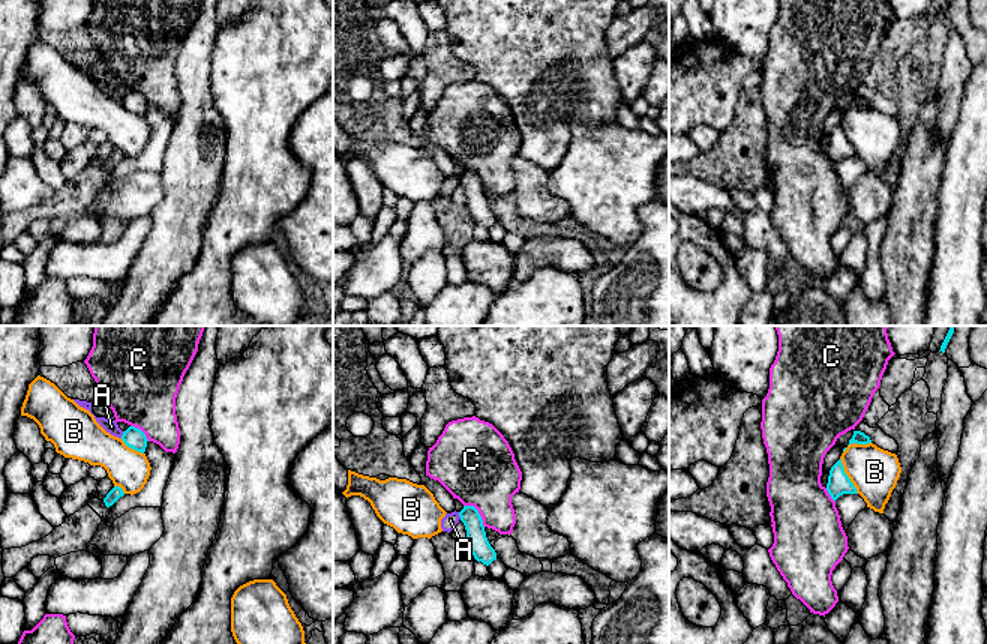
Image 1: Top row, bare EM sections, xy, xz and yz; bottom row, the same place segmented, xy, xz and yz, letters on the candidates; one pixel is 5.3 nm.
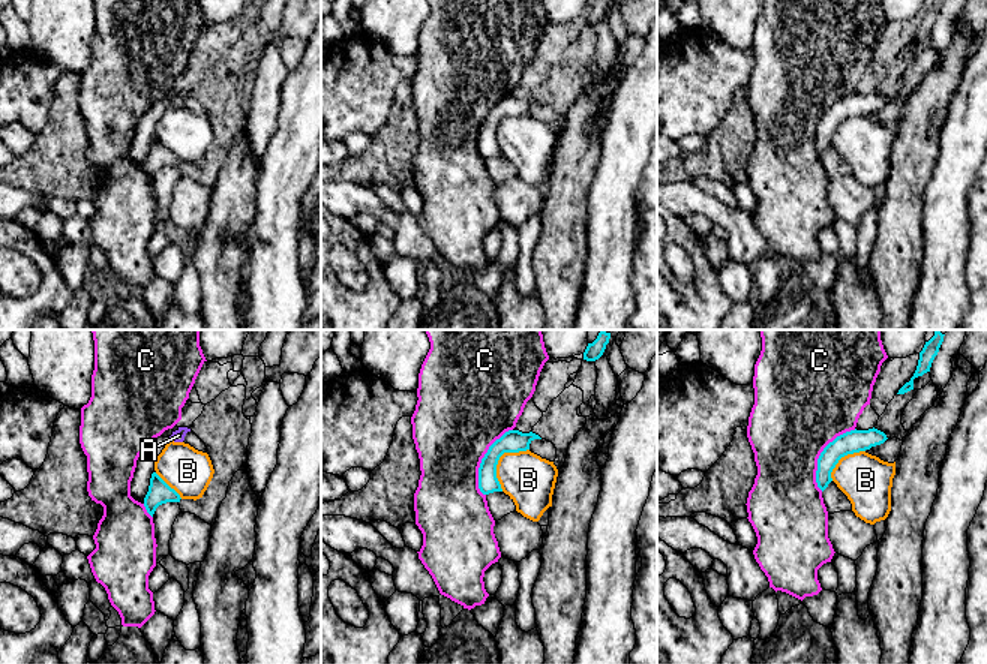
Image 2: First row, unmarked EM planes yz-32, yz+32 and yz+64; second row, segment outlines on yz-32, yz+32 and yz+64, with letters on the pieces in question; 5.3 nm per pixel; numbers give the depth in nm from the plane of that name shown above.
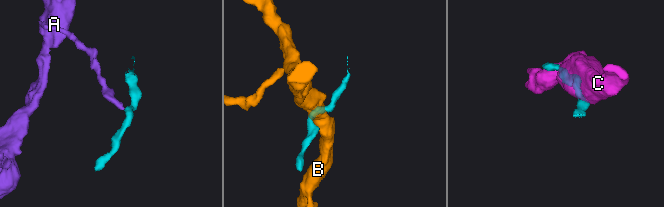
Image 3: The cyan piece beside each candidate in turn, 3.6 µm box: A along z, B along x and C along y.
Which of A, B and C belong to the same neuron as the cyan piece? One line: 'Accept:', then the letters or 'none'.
Accept: none

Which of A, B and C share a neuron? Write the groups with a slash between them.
A / B / C

